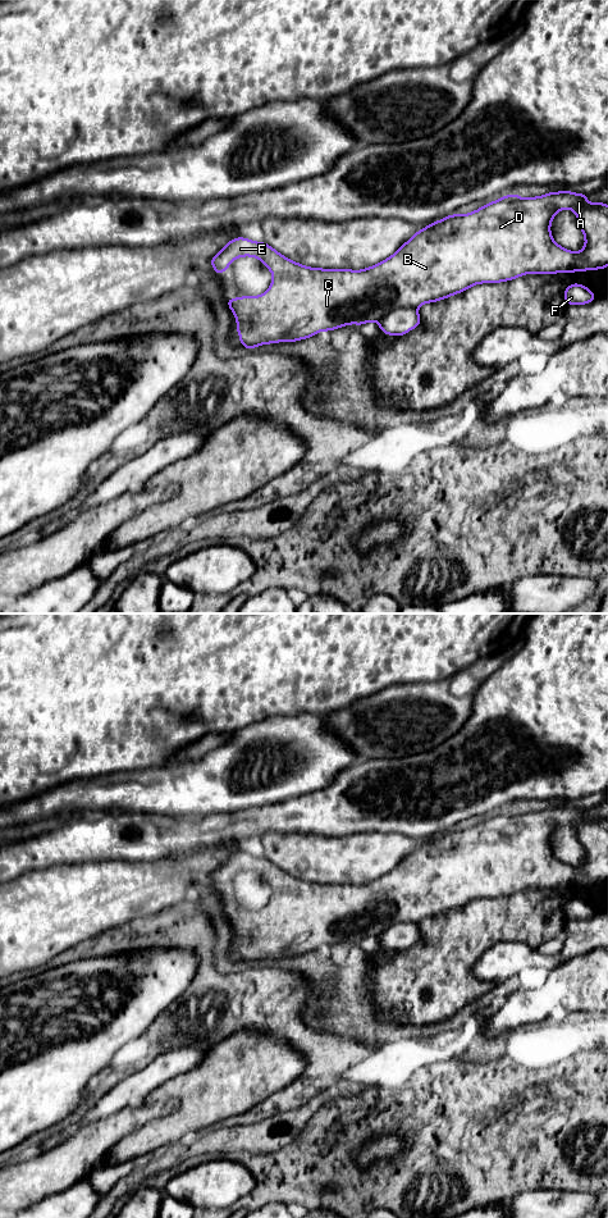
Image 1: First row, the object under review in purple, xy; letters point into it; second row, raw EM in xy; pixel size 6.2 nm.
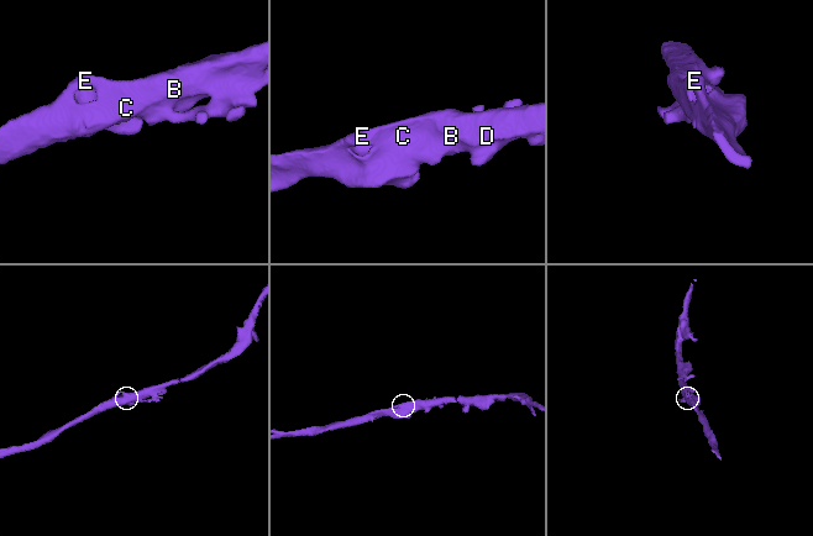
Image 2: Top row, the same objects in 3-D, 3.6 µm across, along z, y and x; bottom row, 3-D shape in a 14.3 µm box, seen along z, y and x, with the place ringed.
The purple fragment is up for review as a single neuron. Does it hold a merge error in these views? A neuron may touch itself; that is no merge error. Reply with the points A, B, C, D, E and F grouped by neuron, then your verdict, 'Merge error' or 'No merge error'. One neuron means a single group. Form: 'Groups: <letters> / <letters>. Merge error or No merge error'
Groups: A B C D E / F. Merge error

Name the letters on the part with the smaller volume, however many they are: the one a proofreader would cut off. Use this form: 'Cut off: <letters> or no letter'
Cut off: F

